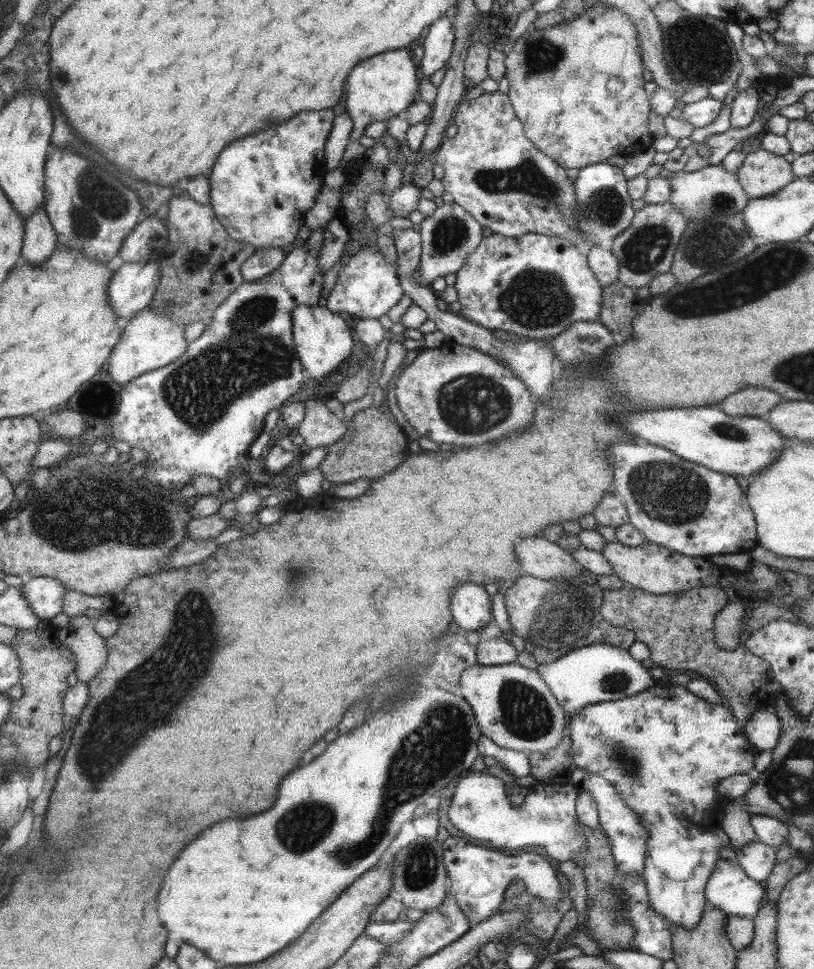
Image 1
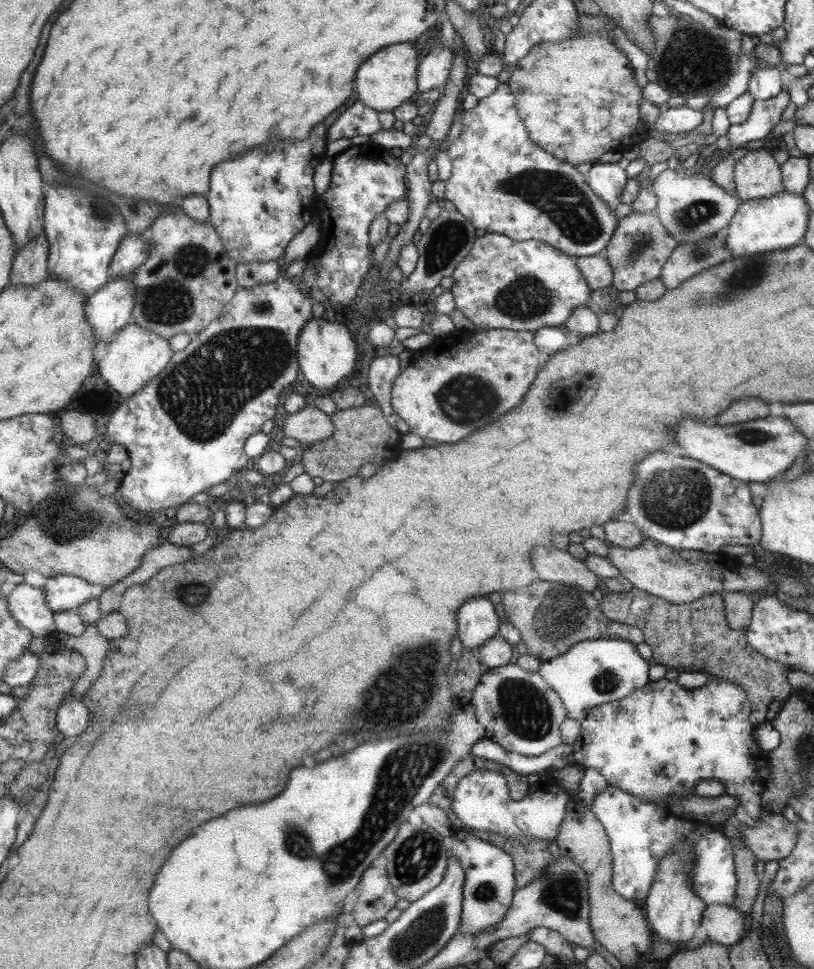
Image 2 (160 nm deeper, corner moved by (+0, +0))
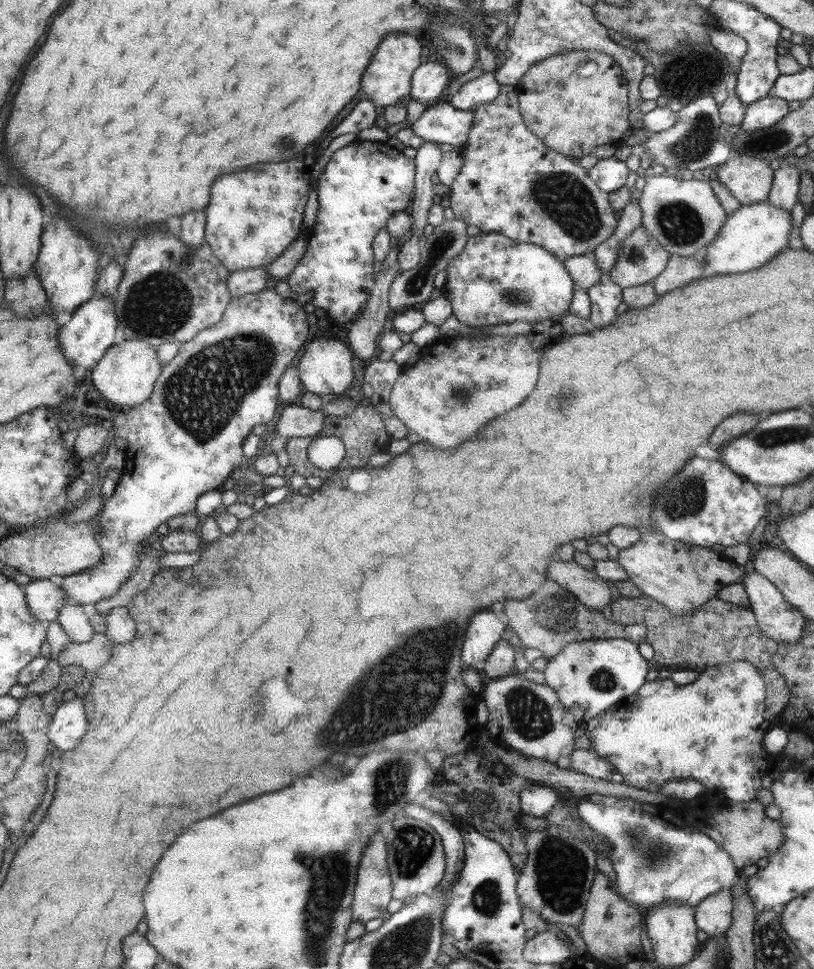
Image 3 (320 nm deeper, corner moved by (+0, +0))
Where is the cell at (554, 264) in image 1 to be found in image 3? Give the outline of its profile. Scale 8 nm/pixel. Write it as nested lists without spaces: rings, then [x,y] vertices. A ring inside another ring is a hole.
[[[480,233],[469,237],[463,250],[449,259],[444,269],[446,279],[445,284],[440,286],[441,296],[449,301],[452,315],[461,324],[470,327],[509,324],[515,320],[526,320],[533,324],[554,318],[567,312],[575,290],[575,284],[564,263],[552,253],[529,242],[518,243],[497,233]]]

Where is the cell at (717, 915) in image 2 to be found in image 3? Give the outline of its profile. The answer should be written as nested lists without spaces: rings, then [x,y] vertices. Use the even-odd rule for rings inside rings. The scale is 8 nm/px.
[[[729,889],[715,892],[697,904],[693,913],[696,914],[697,929],[708,938],[723,936],[729,928],[732,917],[731,892]]]

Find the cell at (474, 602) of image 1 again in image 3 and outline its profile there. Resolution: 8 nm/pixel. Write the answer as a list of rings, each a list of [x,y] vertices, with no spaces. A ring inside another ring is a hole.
[[[489,610],[478,611],[470,620],[462,643],[463,666],[478,666],[488,658],[503,634],[503,624]]]

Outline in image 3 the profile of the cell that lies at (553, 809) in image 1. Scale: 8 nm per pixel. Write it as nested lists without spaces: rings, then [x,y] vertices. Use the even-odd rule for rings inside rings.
[[[529,780],[529,784],[520,790],[518,795],[522,814],[528,814],[535,818],[545,816],[552,806],[559,802],[557,793],[542,784],[534,783],[533,780]]]

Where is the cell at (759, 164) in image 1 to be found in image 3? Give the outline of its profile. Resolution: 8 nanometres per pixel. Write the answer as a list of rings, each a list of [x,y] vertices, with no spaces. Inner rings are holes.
[[[731,155],[714,167],[714,179],[743,206],[768,199],[772,174],[768,161],[743,155]]]

